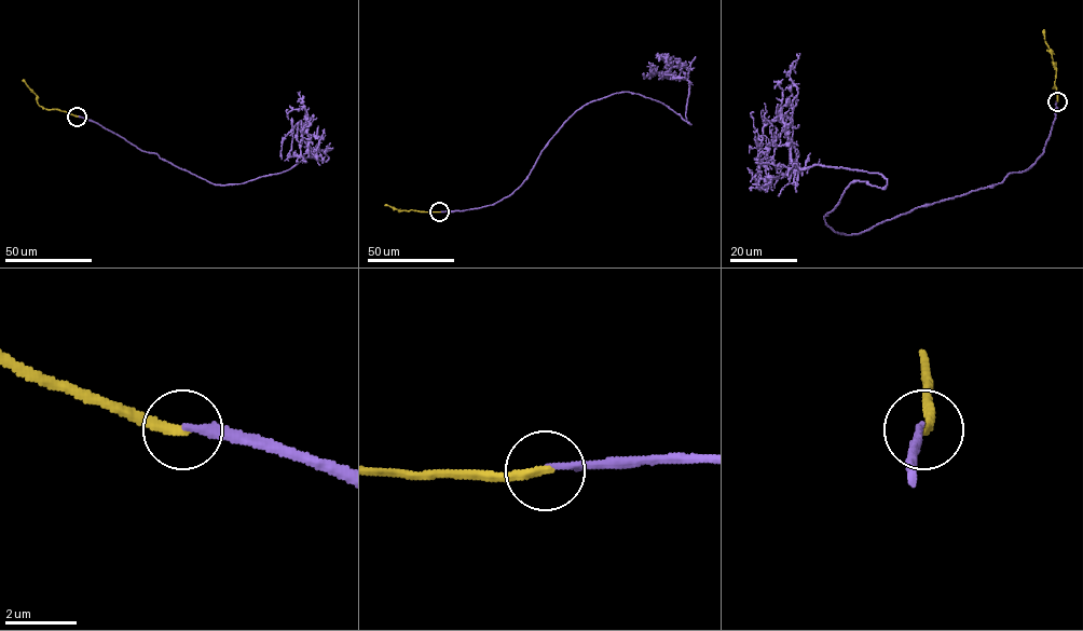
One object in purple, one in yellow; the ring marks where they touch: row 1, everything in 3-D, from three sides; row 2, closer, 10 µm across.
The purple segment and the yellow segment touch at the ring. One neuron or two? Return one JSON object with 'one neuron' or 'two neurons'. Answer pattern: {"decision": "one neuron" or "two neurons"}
{"decision": "two neurons"}

